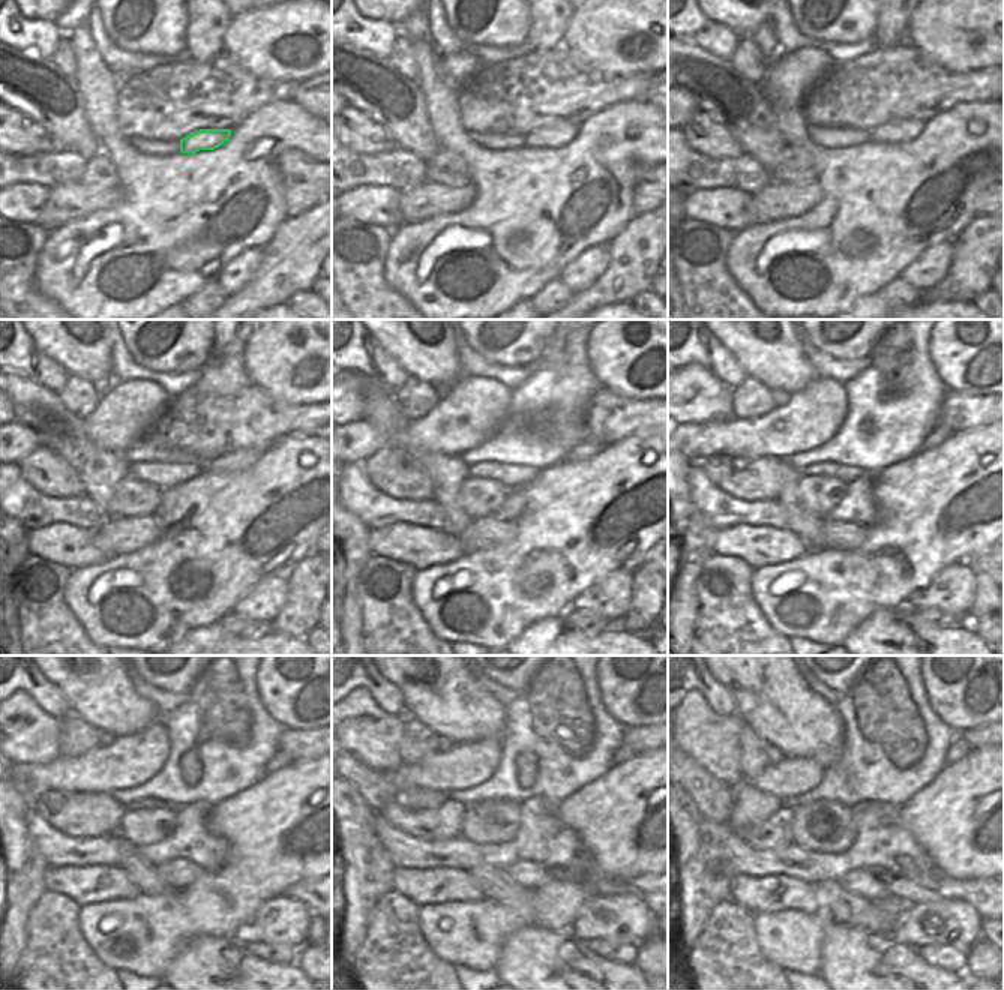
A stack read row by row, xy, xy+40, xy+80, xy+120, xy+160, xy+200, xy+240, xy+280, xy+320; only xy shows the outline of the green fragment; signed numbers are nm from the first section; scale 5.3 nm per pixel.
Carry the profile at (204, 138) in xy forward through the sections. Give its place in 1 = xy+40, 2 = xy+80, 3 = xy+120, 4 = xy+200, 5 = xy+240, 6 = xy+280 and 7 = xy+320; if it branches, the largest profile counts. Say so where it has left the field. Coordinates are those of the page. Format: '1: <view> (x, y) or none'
1: xy+40 (559, 135)
2: xy+80 (896, 131)
3: xy+120 (236, 461)
4: xy+200 (940, 432)
5: xy+240 (279, 759)
6: xy+280 (623, 753)
7: xy+320 (961, 746)

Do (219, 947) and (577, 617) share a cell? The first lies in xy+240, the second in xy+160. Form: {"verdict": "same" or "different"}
{"verdict": "different"}

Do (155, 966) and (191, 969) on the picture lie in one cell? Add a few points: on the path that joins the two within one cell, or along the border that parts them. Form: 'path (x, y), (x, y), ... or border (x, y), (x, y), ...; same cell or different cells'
border (188, 939), (164, 974); different cells

